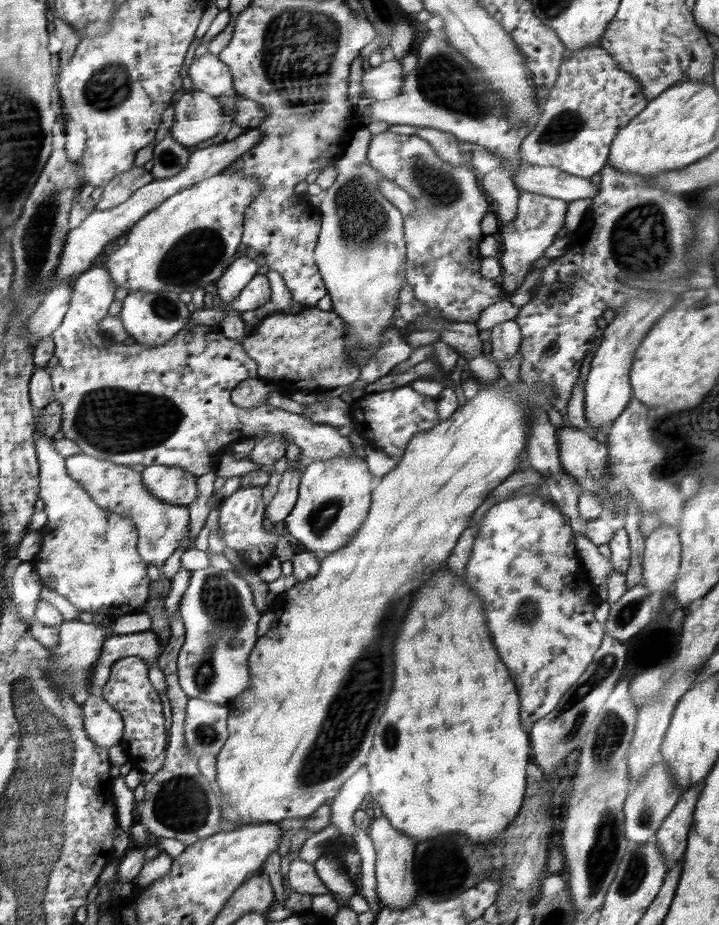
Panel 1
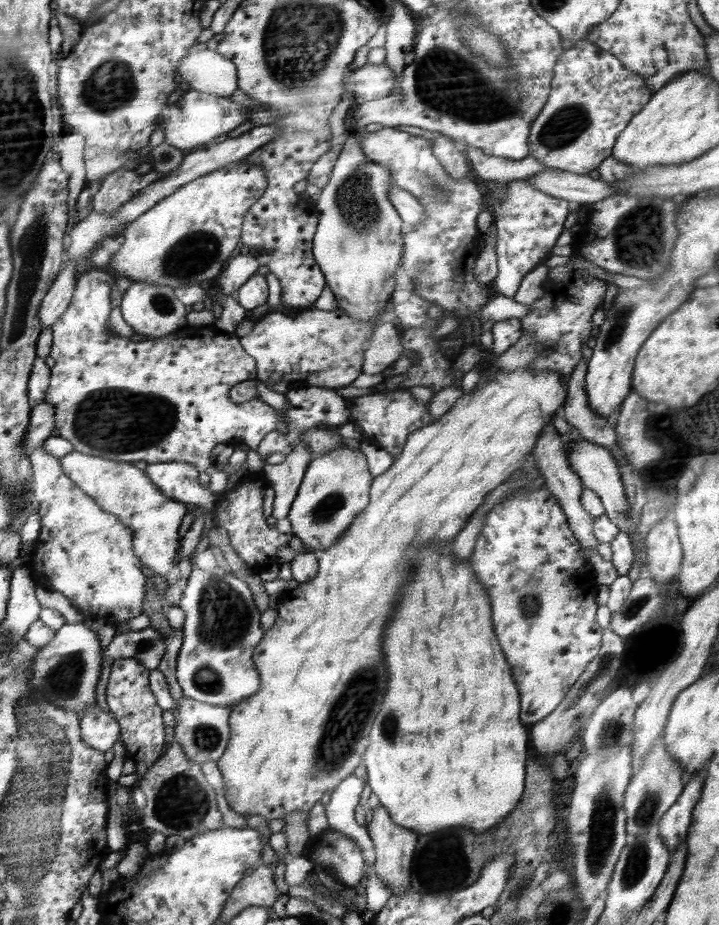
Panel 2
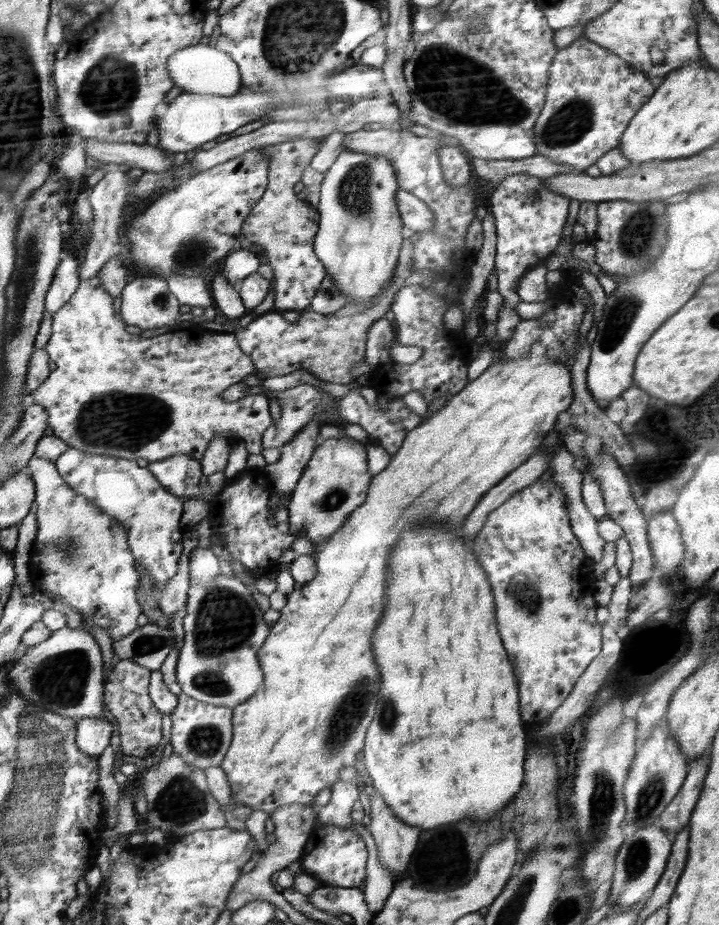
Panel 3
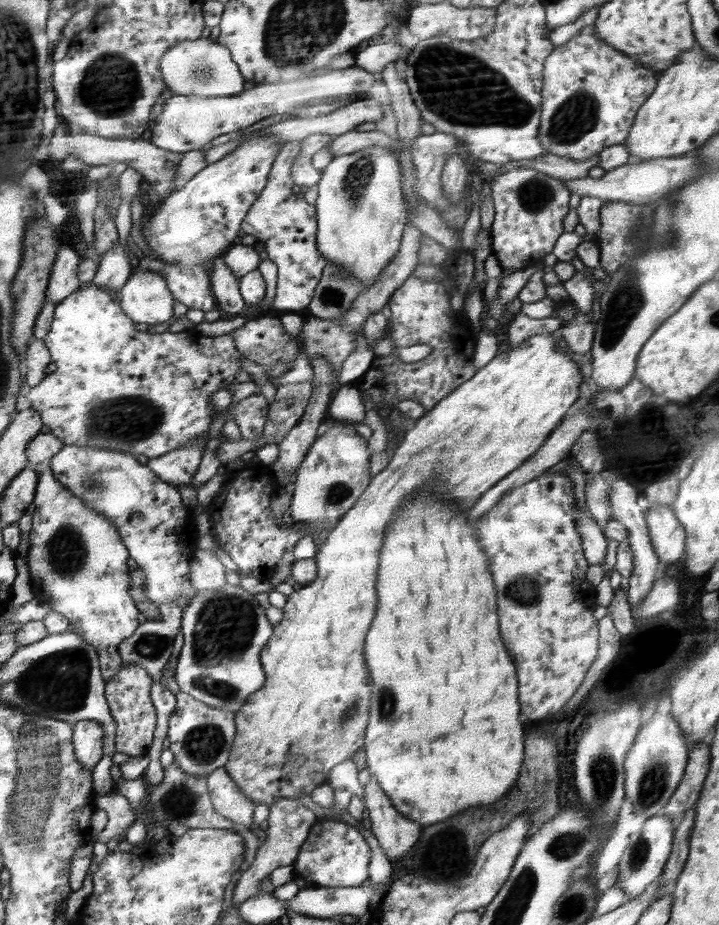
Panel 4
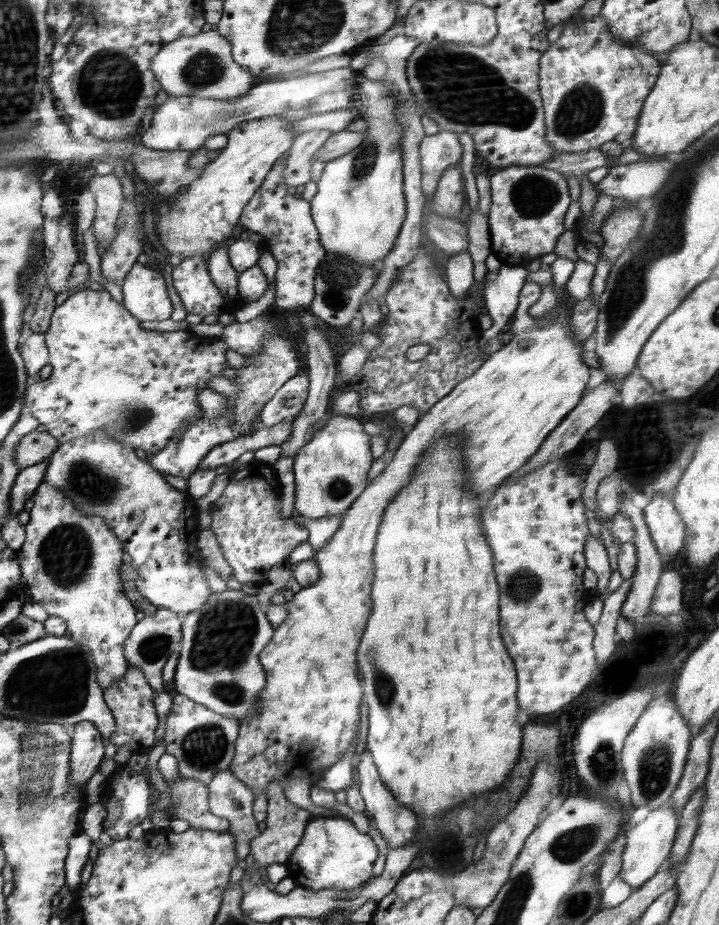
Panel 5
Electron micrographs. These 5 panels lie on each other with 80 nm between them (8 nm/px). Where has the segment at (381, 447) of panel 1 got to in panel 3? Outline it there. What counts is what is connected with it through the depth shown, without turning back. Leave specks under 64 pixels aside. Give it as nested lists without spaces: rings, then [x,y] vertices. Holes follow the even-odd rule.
[[[356,380],[346,385],[352,388],[352,390],[343,398],[336,400],[336,414],[349,424],[360,425],[368,433],[369,440],[375,441],[375,443],[384,448],[388,454],[394,455],[398,453],[405,439],[410,434],[410,431],[414,431],[418,425],[422,425],[422,423],[426,421],[426,416],[418,416],[418,414],[410,412],[404,402],[402,402],[401,397],[389,399],[390,406],[382,410],[382,408],[378,407],[378,403],[370,406],[370,404],[366,402],[366,399],[364,399],[360,395],[360,391],[357,390],[359,386]]]

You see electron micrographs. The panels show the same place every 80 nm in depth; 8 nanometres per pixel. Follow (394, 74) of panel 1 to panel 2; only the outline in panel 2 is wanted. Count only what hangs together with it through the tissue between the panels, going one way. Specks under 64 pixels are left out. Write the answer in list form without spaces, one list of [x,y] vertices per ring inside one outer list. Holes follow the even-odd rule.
[[[386,63],[366,64],[347,74],[343,89],[345,92],[353,92],[356,102],[362,103],[395,95],[396,84],[394,73],[386,66]]]

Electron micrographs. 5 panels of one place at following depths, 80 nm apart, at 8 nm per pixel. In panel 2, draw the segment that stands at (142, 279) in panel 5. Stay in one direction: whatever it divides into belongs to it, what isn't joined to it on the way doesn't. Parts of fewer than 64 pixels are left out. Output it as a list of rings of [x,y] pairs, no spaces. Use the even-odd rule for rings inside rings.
[[[132,283],[123,294],[120,307],[124,322],[132,327],[134,333],[145,336],[146,340],[165,337],[187,324],[184,303],[177,297],[176,291],[163,284]]]

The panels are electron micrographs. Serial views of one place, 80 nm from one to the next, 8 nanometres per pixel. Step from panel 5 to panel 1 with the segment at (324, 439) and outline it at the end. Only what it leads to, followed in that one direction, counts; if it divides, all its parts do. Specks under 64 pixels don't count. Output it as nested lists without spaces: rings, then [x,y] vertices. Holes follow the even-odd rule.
[[[363,453],[352,454],[352,457],[335,457],[330,460],[311,461],[311,464],[304,468],[304,472],[299,482],[299,495],[290,511],[290,514],[283,520],[285,522],[288,536],[296,538],[308,551],[325,556],[334,553],[343,546],[348,545],[363,522],[368,517],[370,506],[370,496],[373,496],[372,472],[366,466]]]

